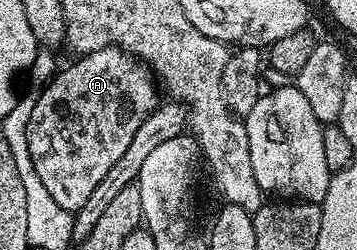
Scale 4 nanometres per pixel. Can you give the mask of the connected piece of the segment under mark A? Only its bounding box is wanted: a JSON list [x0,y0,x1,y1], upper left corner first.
[26,46,160,212]

